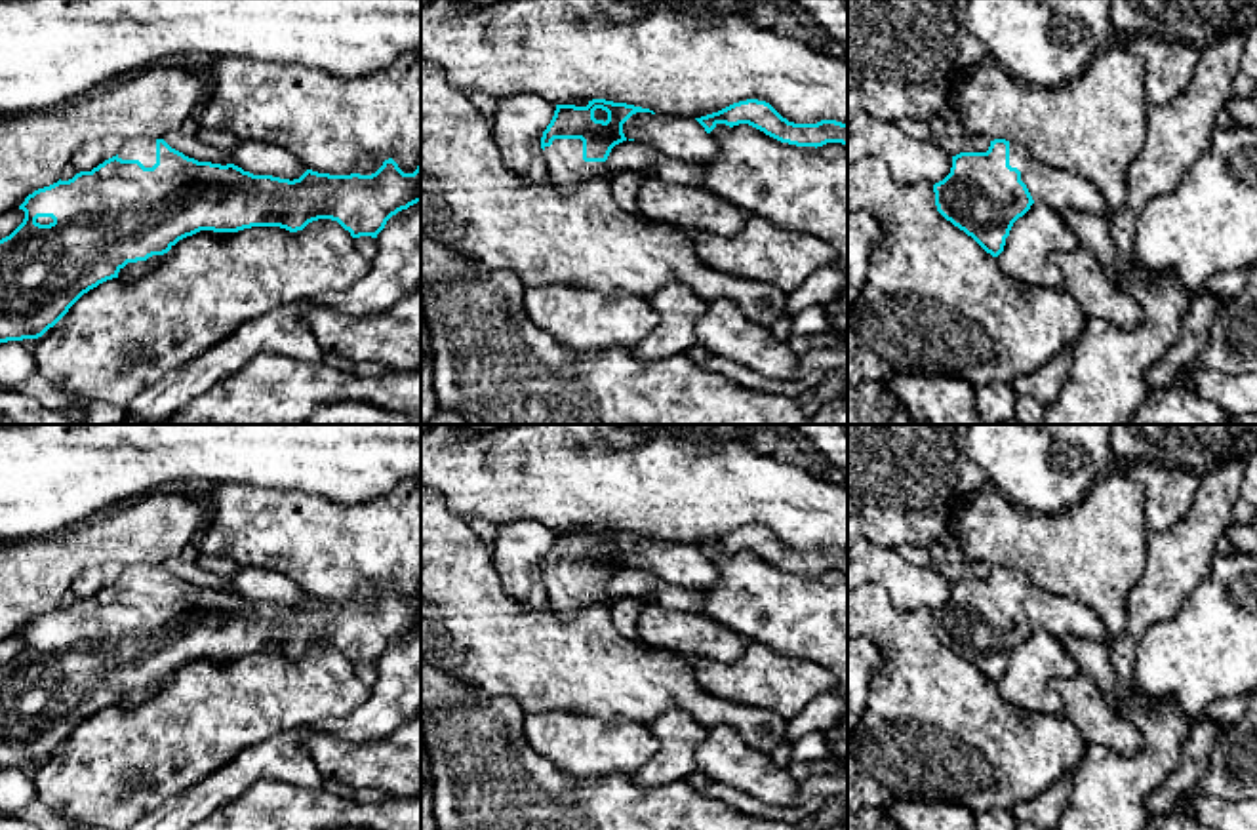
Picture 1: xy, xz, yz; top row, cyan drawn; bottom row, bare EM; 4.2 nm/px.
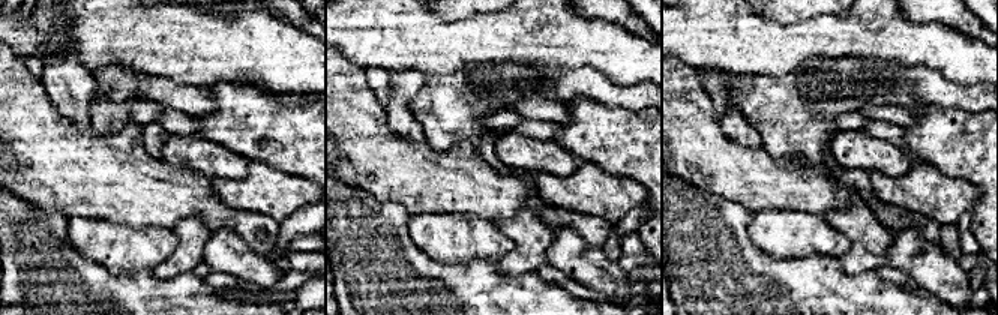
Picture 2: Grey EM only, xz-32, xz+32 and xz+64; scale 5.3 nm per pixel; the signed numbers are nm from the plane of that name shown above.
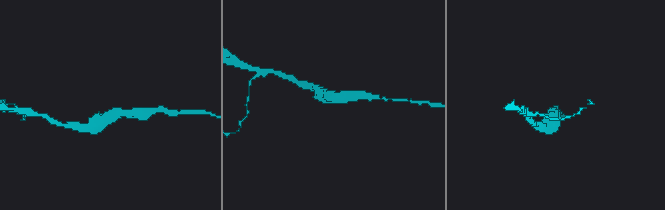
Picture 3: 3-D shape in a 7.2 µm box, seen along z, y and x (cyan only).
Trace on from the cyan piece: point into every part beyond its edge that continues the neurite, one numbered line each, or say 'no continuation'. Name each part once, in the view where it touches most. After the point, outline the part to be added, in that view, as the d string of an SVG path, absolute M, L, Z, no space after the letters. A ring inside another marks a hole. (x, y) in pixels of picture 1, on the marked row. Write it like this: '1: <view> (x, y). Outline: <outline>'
1: xz (566, 168). Outline: M554 139L550 147L545 147L543 158L549 171L549 183L562 192L573 192L577 185L608 175L613 171L606 162L585 162L581 139Z

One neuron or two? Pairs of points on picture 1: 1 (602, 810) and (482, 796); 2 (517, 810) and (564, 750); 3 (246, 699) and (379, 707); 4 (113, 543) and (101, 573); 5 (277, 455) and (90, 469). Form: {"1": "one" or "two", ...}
{"1": "one", "2": "two", "3": "two", "4": "two", "5": "one"}

